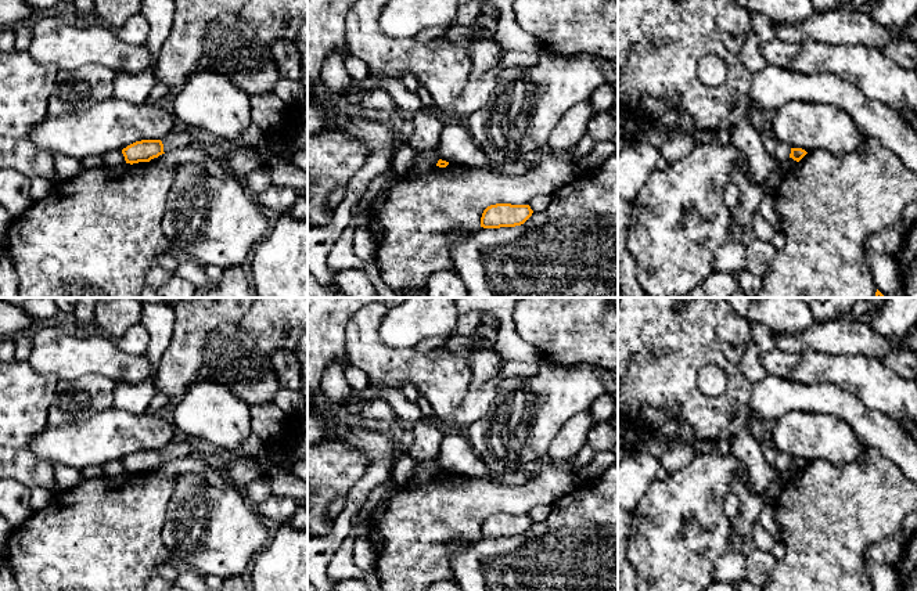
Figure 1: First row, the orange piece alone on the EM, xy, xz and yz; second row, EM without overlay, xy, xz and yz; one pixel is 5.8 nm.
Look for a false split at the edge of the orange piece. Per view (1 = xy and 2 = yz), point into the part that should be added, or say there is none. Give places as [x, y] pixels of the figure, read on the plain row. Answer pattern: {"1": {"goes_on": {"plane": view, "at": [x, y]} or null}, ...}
{"1": {"goes_on": null}, "2": {"goes_on": null}}

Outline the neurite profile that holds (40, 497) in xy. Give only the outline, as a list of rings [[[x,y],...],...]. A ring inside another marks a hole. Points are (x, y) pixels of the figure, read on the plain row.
[[[43,487],[30,489],[30,508],[33,512],[40,512],[47,508],[53,498],[53,493]]]

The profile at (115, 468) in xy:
[[[114,460],[101,465],[104,476],[114,479],[126,475],[122,460]]]

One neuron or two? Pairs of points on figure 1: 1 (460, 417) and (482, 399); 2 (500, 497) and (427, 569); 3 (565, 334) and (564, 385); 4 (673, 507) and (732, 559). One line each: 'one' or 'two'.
1: one
2: one
3: two
4: two

